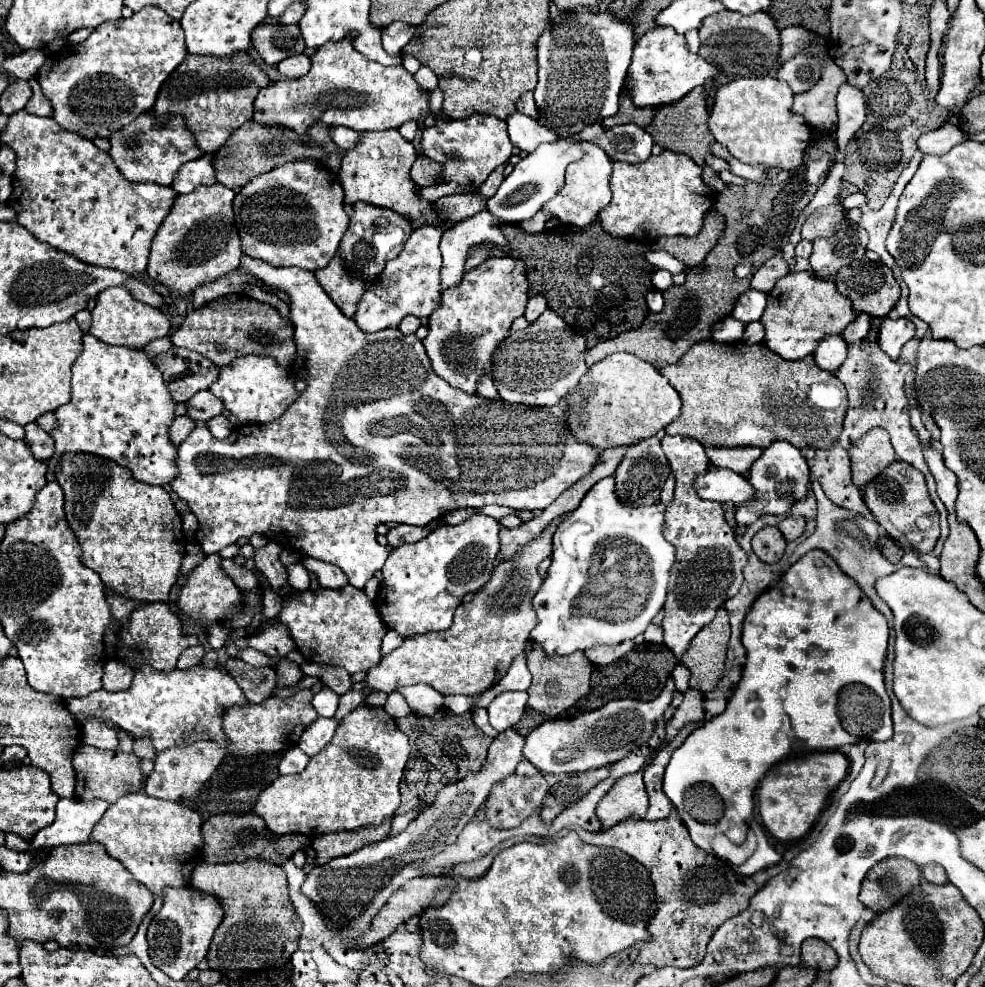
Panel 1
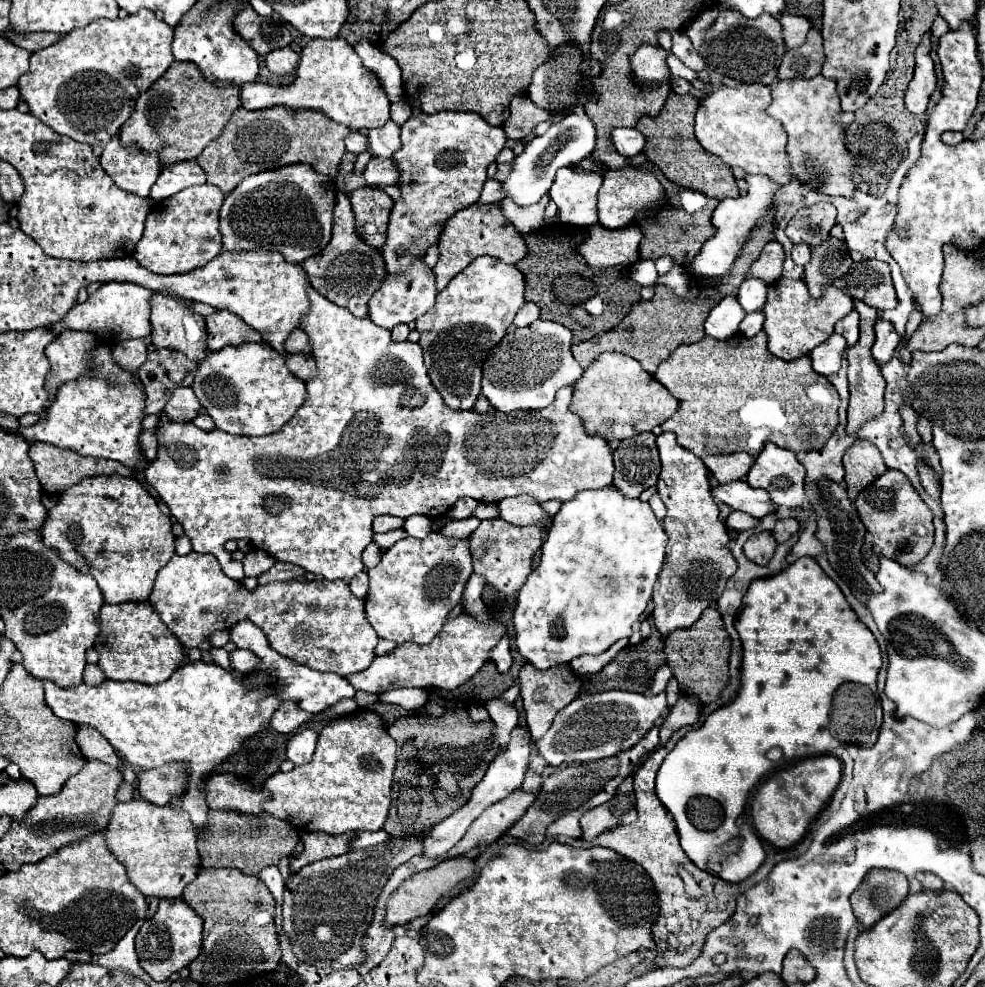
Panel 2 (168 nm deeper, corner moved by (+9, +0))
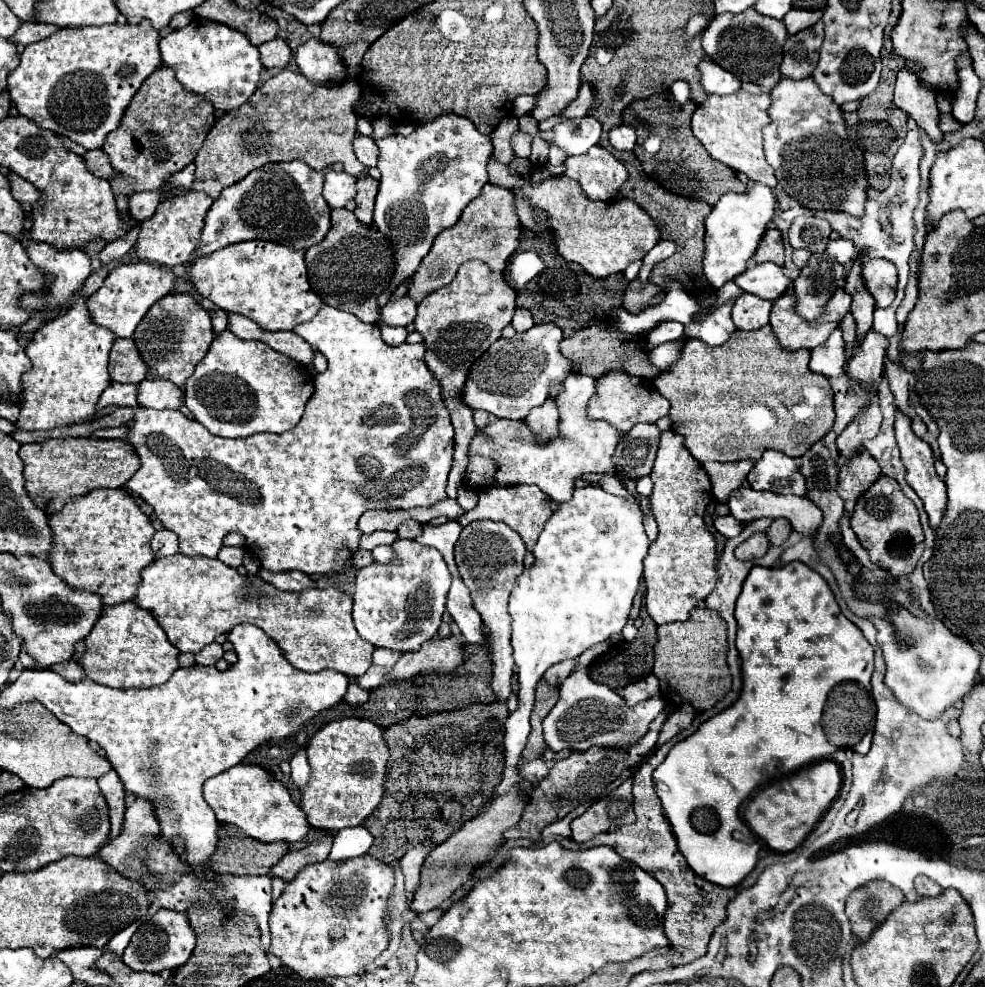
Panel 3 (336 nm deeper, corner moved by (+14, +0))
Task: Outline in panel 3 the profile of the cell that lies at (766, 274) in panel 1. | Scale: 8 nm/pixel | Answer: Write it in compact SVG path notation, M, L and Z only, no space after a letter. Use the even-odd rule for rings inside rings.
M768 229L758 245L758 251L754 255L756 263L776 263L776 265L784 265L784 245L782 245L782 237L778 229Z

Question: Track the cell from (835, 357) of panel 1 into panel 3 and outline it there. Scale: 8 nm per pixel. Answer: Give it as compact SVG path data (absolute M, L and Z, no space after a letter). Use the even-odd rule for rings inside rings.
M834 329L828 341L812 351L810 369L824 377L838 377L838 373L842 373L844 369L844 361L846 361L846 345L842 341L840 329Z

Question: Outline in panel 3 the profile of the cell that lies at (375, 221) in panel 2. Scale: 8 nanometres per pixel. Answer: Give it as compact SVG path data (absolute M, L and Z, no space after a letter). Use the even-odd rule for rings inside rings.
M366 177L366 179L356 181L356 197L354 197L356 209L354 209L354 215L364 225L372 225L372 211L374 211L376 191L378 191L378 181L376 179Z

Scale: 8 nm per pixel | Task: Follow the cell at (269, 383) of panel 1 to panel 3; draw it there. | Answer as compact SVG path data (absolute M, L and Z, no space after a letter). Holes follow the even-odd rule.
M232 331L216 335L206 357L184 385L186 407L194 419L212 435L230 439L254 433L284 433L296 427L312 391L314 385L306 367L262 341L246 341Z

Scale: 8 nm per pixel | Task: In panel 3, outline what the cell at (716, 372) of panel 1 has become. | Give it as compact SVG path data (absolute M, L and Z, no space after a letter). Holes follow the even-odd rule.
M766 325L748 333L734 331L720 347L710 347L698 339L688 339L680 359L654 379L654 387L672 403L672 431L684 437L684 447L700 463L740 459L756 461L764 449L776 449L788 457L802 457L834 425L830 383L826 377L812 373L808 369L808 361L808 349L786 353L786 349L774 341L770 325Z

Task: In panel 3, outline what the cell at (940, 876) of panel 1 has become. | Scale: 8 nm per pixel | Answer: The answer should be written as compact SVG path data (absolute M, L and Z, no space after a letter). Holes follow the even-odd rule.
M922 875L914 879L914 887L916 887L916 891L918 891L920 897L924 897L924 895L928 895L928 897L938 897L938 895L942 893L942 887L940 887L940 885L936 885L932 879L922 877Z

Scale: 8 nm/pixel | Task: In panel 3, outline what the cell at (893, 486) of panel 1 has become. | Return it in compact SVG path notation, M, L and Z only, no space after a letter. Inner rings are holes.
M880 475L878 481L860 495L854 513L850 517L850 525L860 541L860 545L870 553L870 559L890 571L892 577L910 575L924 551L924 531L920 525L916 505L902 493L900 485Z

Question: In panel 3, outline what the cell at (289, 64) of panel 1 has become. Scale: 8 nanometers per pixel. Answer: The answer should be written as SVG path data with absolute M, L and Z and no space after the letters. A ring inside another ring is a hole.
M280 37L272 39L270 43L262 43L258 49L260 49L260 61L266 69L284 69L292 57L288 43Z

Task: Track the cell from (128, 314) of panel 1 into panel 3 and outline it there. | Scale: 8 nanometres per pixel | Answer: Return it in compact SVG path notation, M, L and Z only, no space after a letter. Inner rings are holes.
M136 263L118 265L102 283L102 287L88 297L86 307L94 323L110 329L116 337L132 337L136 325L148 313L148 309L174 289L174 273L170 269L158 269L158 265Z

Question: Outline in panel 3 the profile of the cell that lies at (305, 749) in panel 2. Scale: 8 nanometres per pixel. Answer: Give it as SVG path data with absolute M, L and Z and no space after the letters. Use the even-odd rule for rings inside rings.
M300 749L292 759L290 759L290 767L292 767L292 781L294 785L302 787L306 785L308 777L310 777L310 765L308 765L308 757L306 757L306 749Z

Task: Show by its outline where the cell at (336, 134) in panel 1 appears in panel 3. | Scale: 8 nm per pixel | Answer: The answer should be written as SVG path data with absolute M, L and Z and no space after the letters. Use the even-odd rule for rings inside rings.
M356 135L356 139L354 139L354 153L356 153L358 161L364 163L366 167L376 167L378 147L376 147L376 143L374 143L372 137L368 137L368 135Z

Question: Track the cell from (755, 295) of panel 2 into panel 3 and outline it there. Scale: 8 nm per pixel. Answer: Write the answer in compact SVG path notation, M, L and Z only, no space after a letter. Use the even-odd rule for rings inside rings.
M760 263L754 265L752 269L744 271L734 279L734 283L750 295L756 295L760 299L776 299L784 291L790 289L790 279L784 275L782 267L774 263Z

